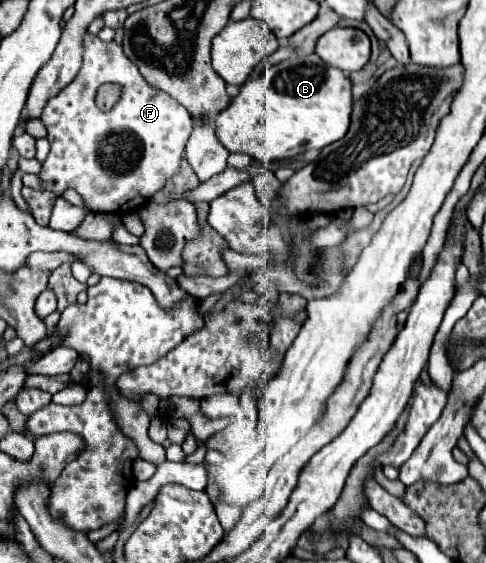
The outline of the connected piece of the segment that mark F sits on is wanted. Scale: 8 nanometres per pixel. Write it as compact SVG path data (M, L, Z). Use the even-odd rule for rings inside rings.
M90 33L84 35L82 67L76 79L66 85L54 99L50 99L46 111L42 113L42 123L48 129L50 141L50 153L38 173L44 191L62 197L66 189L74 189L82 197L84 207L92 213L127 213L143 207L164 187L166 179L176 175L186 141L192 133L192 117L186 107L182 107L170 95L148 85L138 67L126 59L120 45L114 41L104 43ZM104 83L116 83L122 89L120 101L110 111L100 111L96 107L96 91Z

